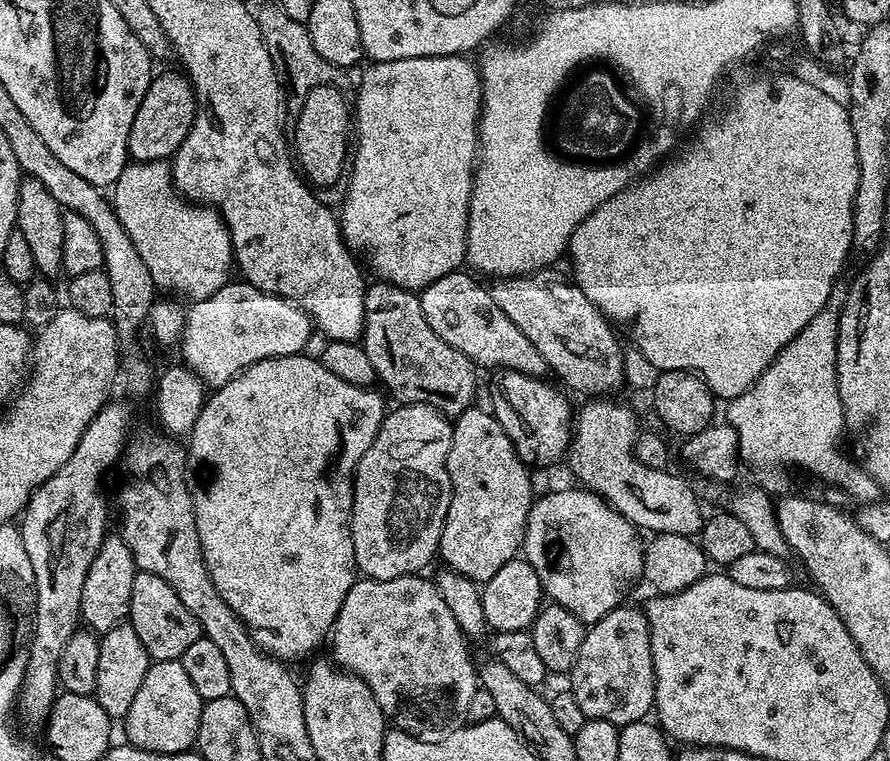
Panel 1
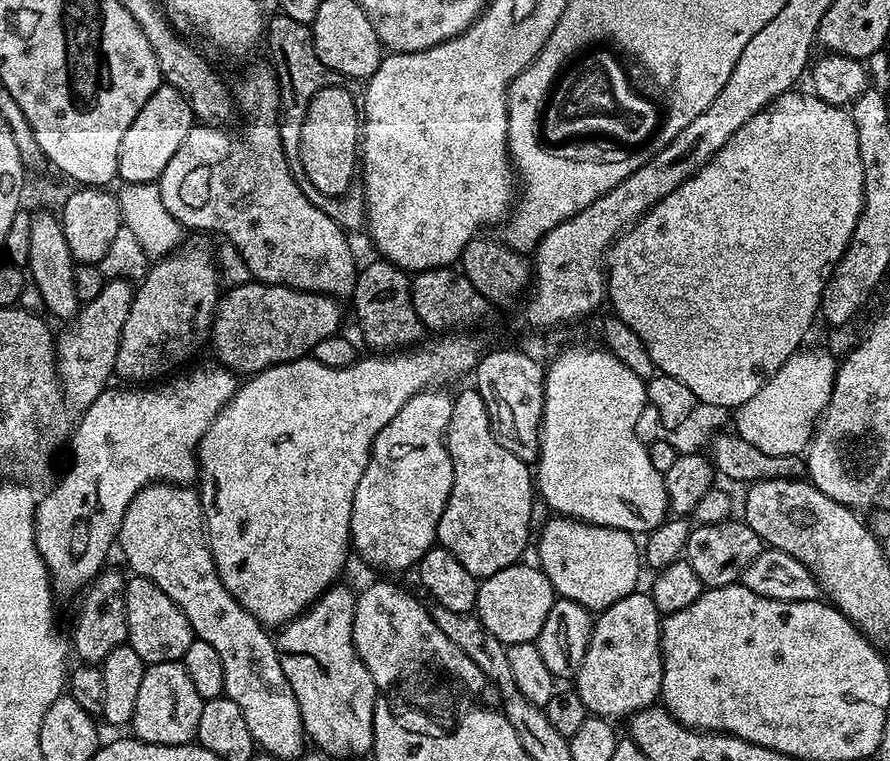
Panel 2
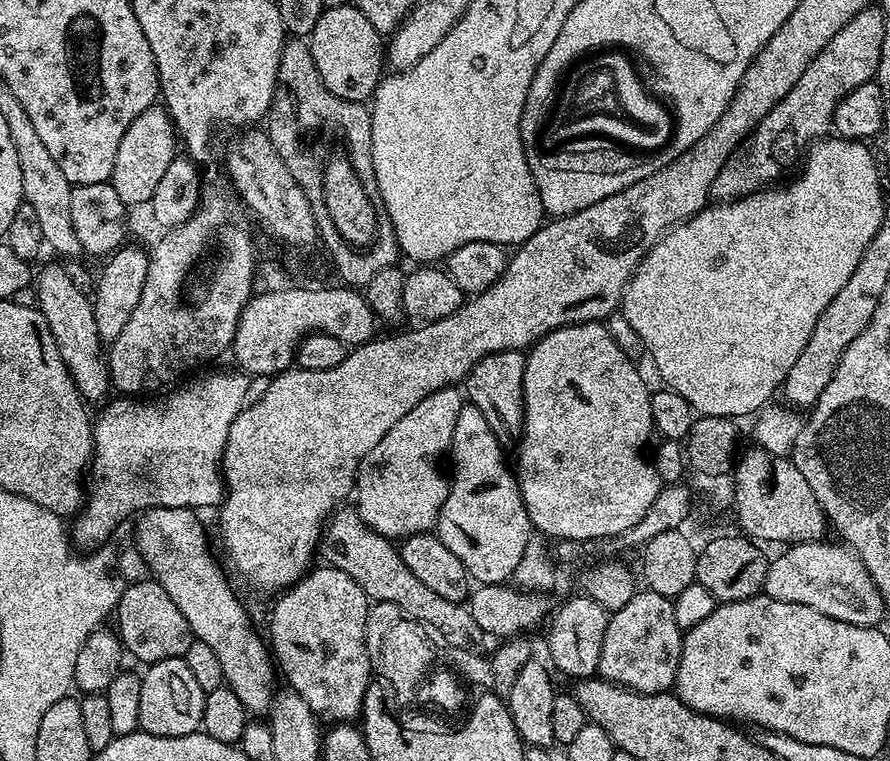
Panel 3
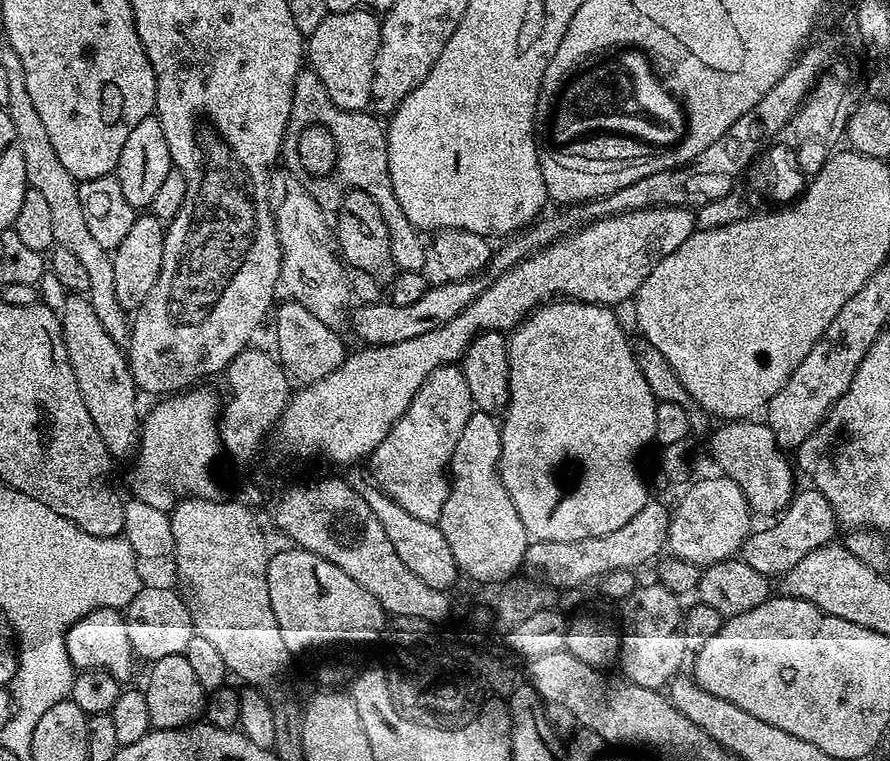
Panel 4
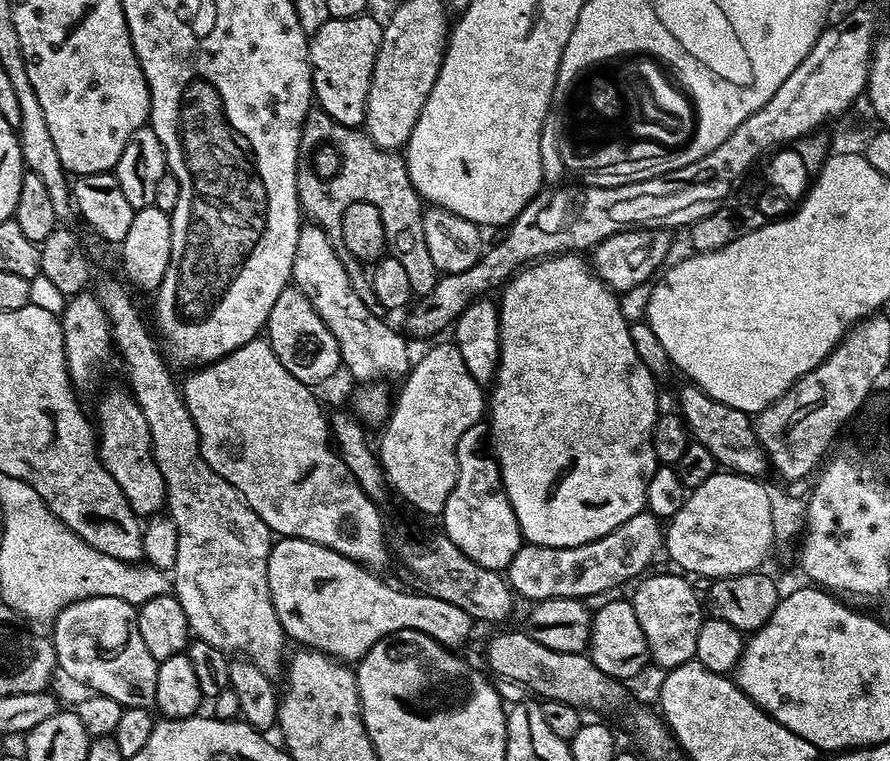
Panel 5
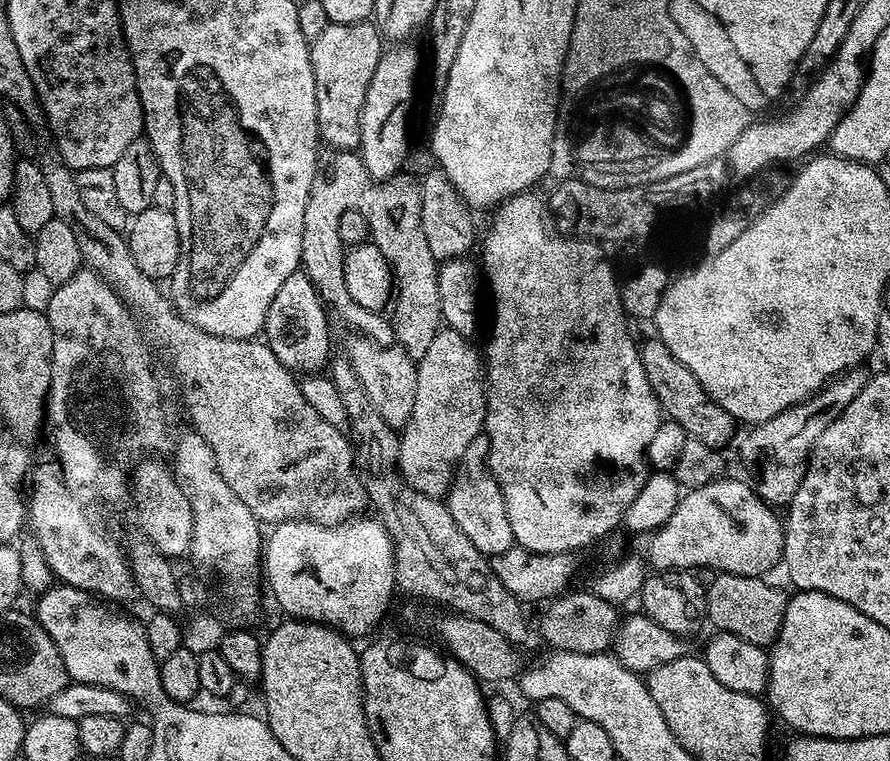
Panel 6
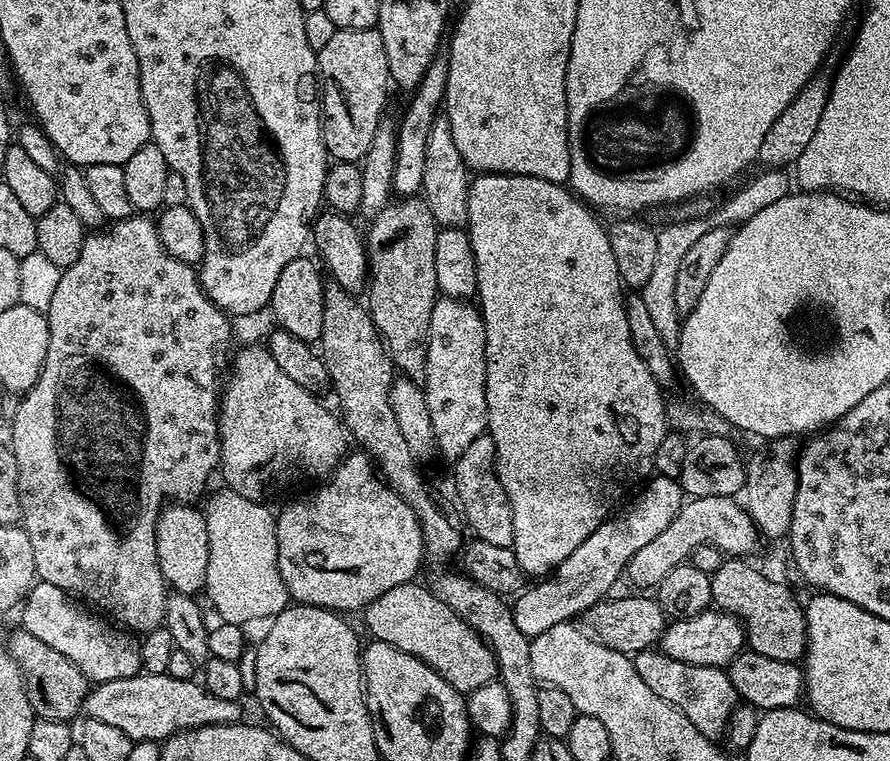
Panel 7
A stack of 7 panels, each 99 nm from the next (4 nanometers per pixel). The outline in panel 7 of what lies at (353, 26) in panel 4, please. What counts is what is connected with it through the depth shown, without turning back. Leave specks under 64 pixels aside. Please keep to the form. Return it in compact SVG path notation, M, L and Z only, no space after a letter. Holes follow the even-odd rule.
M341 28L330 38L330 43L322 46L318 54L318 72L322 77L322 112L326 117L324 124L324 146L329 157L336 162L363 161L379 130L384 107L388 104L390 77L386 66L386 46L376 28L350 30Z

